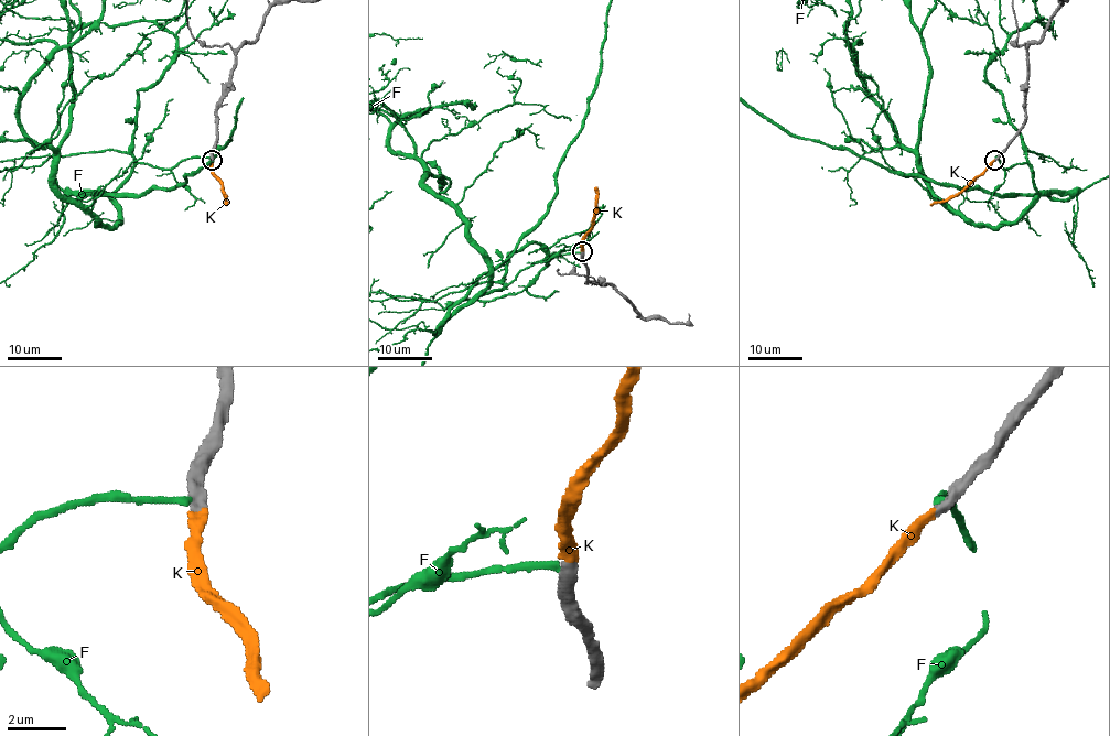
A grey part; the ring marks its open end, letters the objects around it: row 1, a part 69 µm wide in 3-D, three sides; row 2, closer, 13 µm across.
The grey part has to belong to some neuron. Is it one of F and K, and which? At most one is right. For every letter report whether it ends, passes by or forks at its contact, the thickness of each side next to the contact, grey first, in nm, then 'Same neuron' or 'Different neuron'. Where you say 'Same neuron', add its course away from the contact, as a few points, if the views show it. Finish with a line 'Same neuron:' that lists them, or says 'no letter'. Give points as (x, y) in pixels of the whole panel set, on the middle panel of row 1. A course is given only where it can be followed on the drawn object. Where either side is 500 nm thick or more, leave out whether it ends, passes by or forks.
F: Thickness 550 nm (grey) against 220 nm. Different neuron
K: It ends there. Thickness 400 nm (grey) against 400 nm. Same neuron. Its course: (583, 252), (584, 235), (595, 217), (595, 186)
Same neuron: K

